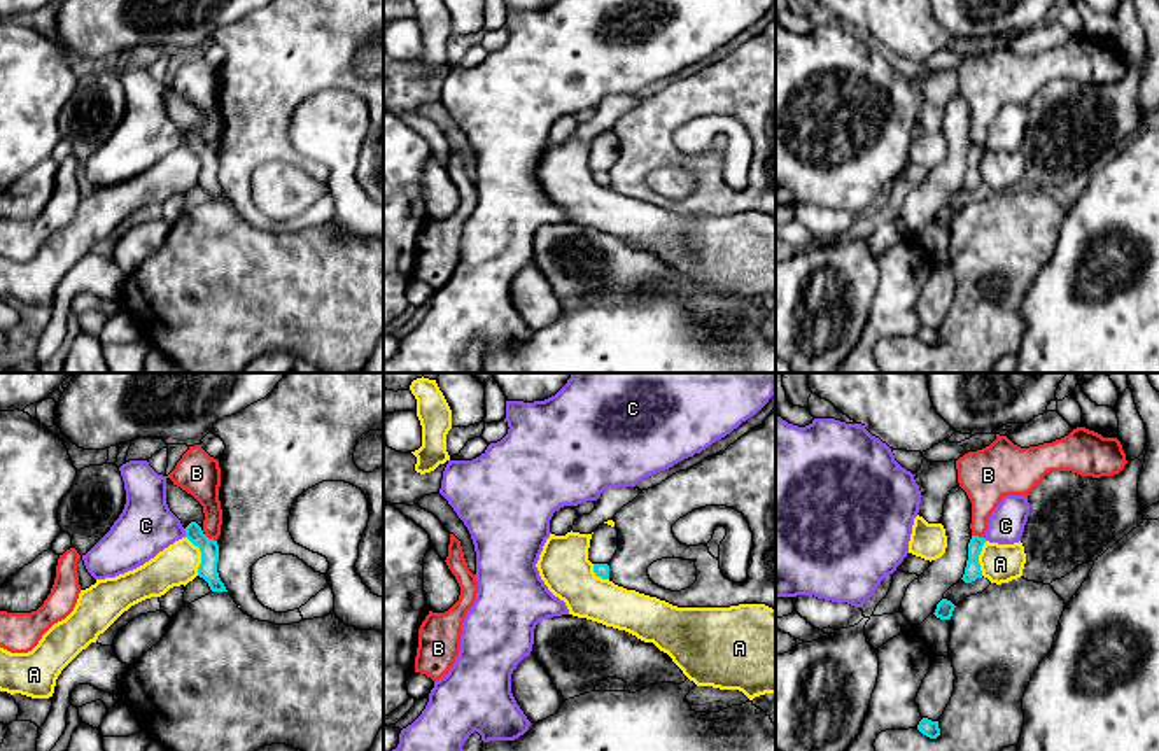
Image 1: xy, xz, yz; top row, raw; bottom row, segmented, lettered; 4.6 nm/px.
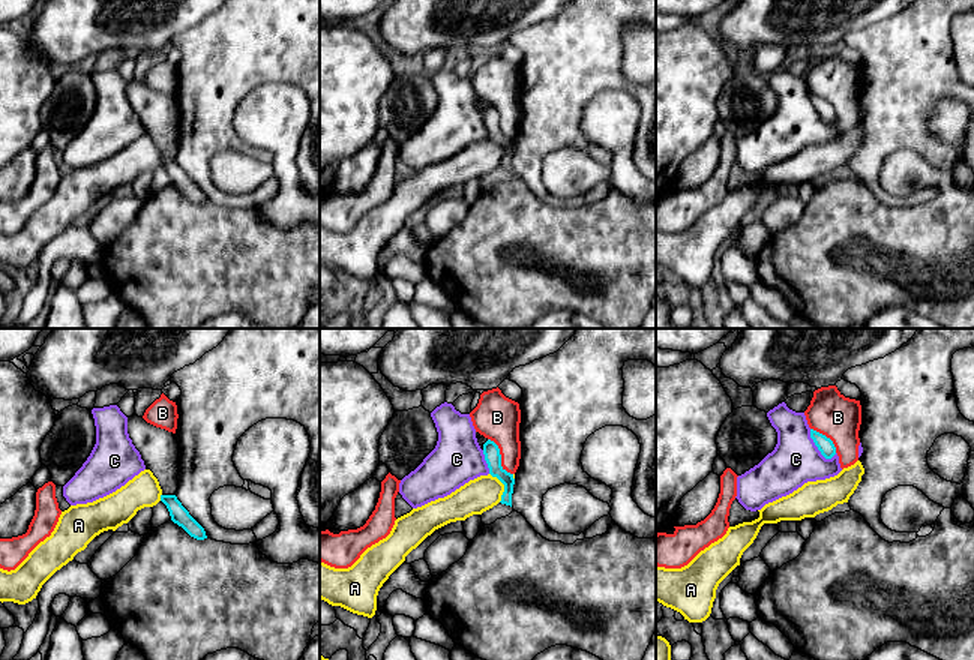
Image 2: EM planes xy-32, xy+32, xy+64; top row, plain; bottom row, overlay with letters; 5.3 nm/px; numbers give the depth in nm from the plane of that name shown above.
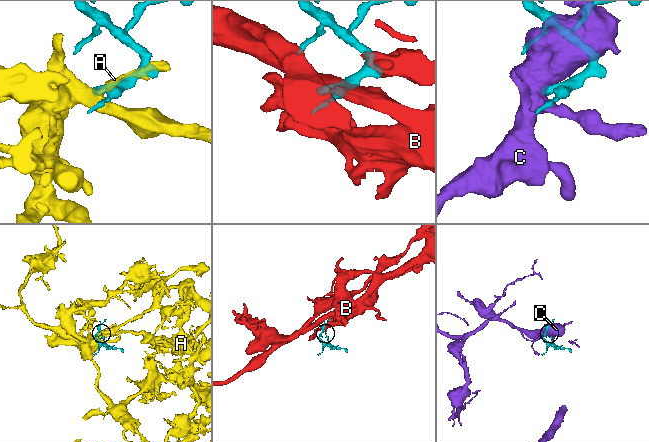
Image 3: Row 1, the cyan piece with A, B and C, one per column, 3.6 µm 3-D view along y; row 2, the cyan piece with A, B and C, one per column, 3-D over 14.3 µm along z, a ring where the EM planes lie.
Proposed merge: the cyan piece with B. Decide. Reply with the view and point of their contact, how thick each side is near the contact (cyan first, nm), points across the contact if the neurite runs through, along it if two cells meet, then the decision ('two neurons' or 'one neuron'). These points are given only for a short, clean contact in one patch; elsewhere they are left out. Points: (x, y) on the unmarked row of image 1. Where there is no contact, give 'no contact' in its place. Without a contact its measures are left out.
xy (210, 147) | 90/140 nm | two neurons

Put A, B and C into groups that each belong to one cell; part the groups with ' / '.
A / B / C

